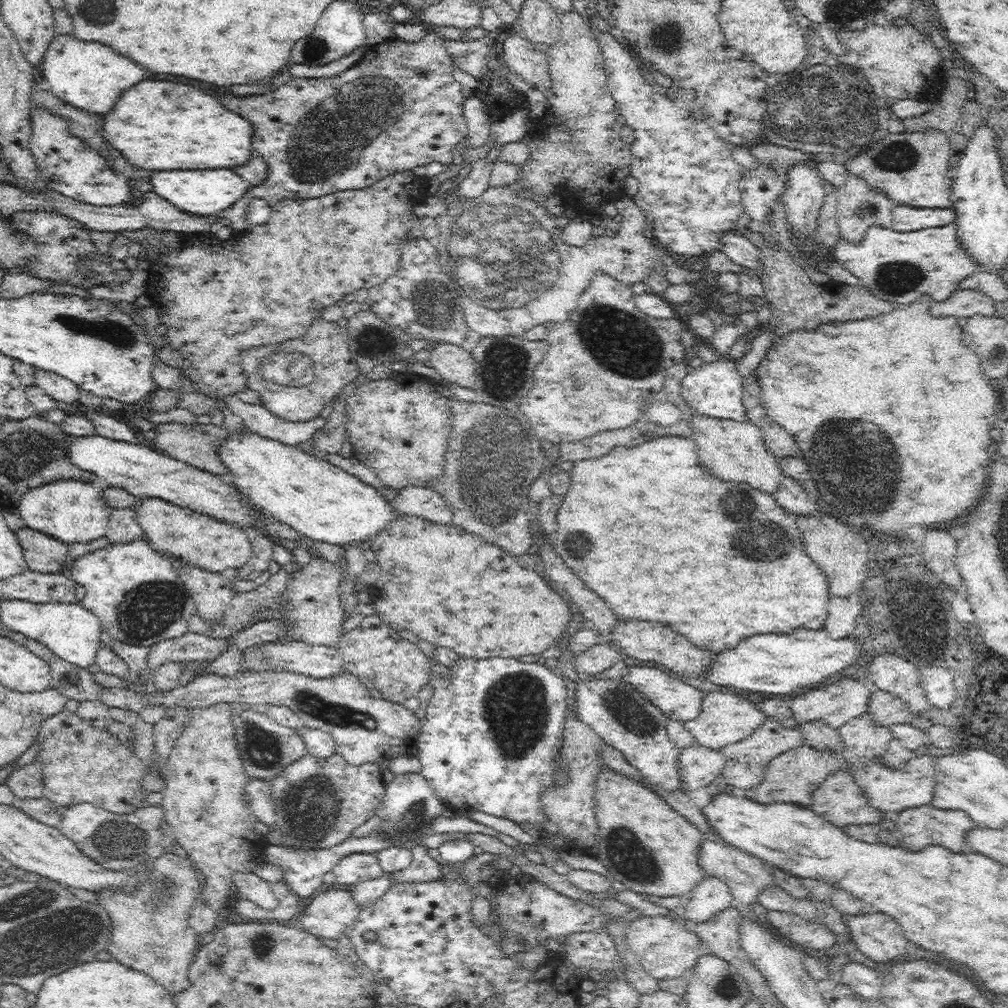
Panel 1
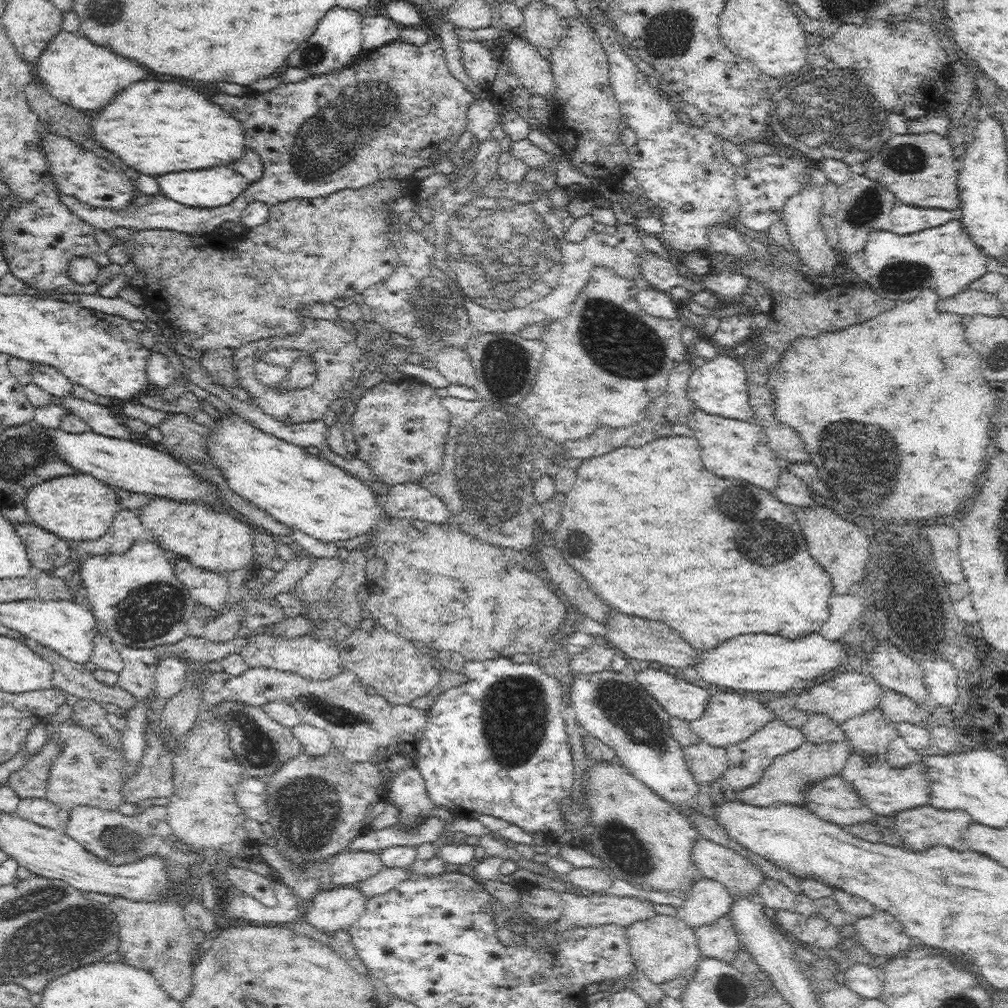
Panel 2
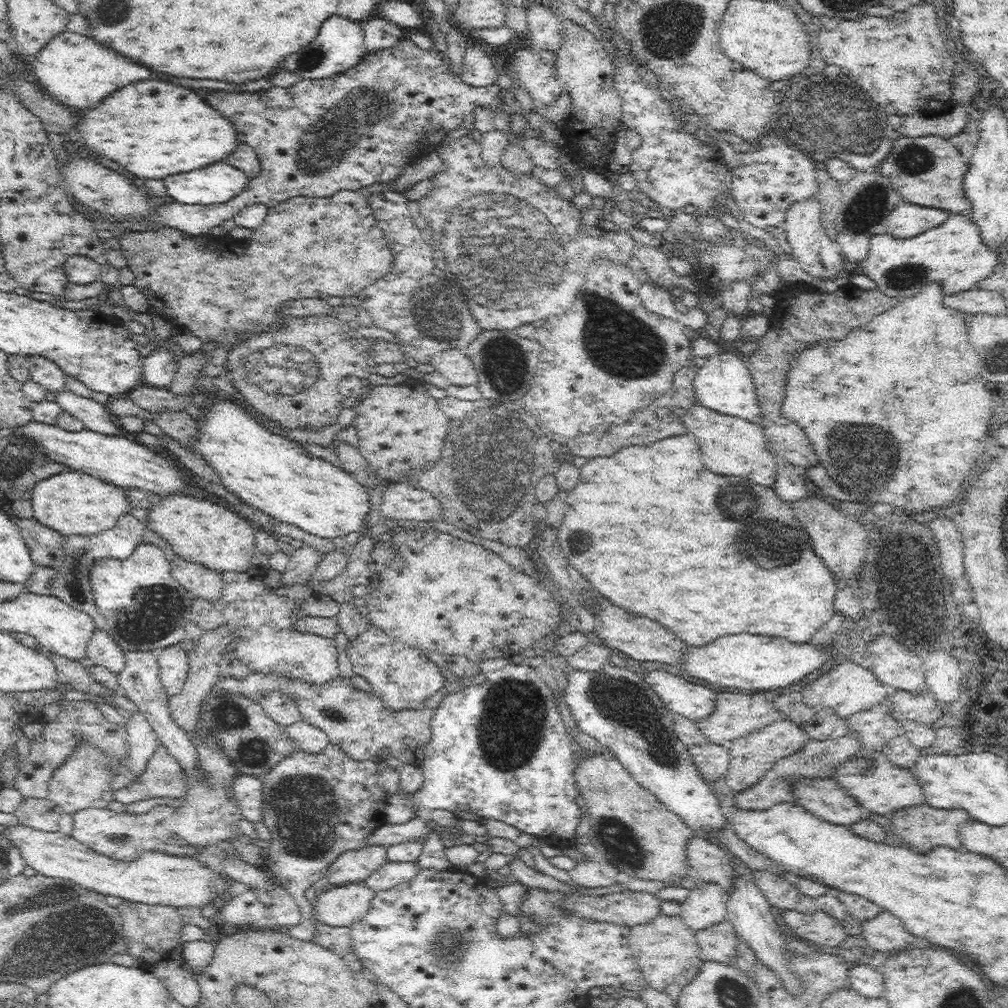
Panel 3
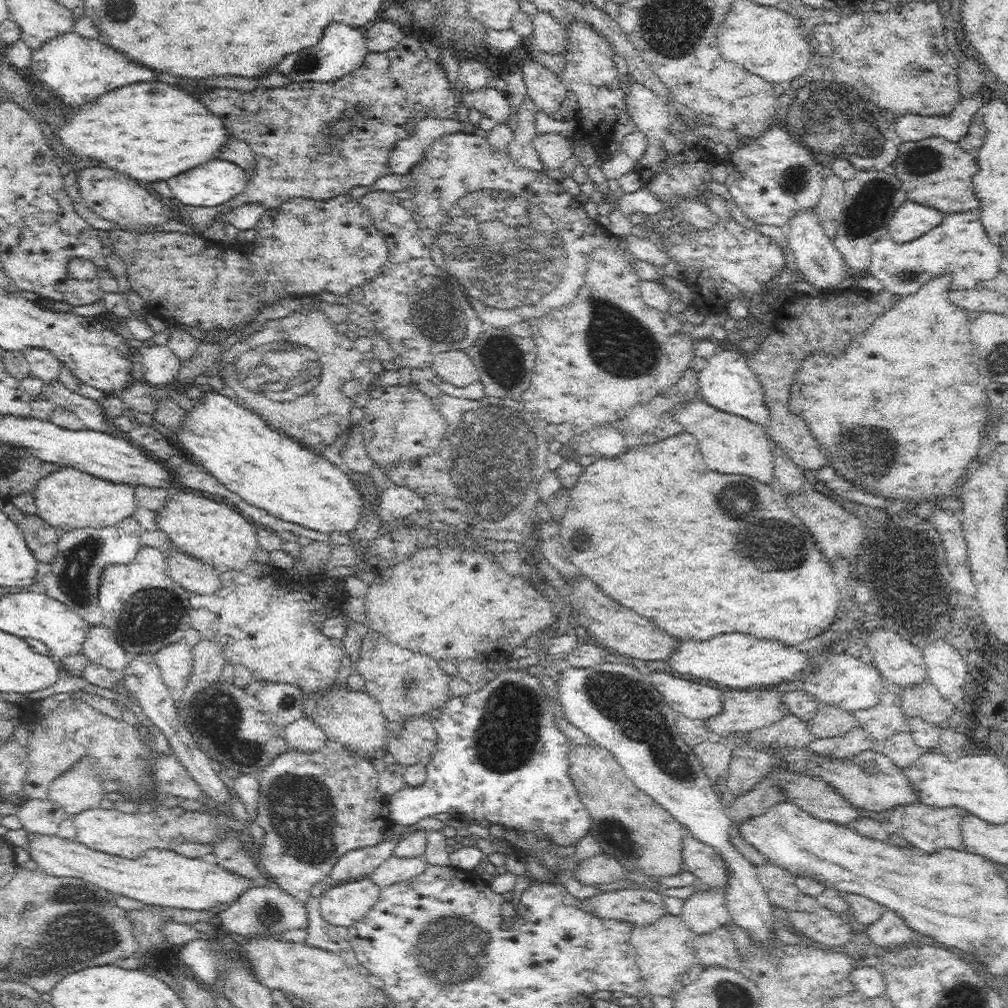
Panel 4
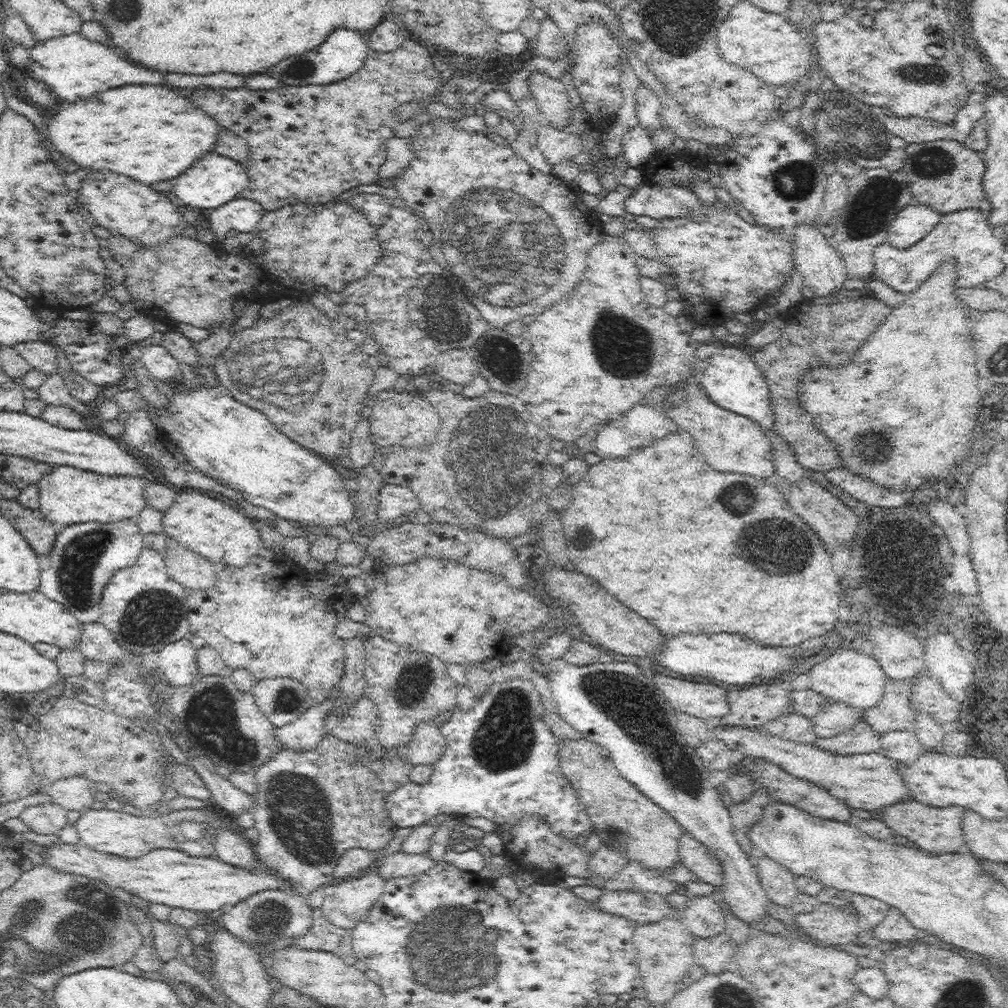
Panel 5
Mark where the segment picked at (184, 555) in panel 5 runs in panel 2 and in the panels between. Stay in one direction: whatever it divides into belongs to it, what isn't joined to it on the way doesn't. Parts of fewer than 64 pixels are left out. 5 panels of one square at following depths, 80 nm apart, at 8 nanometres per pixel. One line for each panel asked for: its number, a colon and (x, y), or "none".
2: (209, 588)
3: (203, 582)
4: (194, 576)

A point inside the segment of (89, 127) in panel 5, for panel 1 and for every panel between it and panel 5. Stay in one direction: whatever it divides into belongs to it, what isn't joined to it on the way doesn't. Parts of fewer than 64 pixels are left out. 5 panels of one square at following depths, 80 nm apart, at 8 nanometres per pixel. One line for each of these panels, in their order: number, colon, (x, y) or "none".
1: (158, 125)
2: (155, 127)
3: (153, 128)
4: (152, 131)

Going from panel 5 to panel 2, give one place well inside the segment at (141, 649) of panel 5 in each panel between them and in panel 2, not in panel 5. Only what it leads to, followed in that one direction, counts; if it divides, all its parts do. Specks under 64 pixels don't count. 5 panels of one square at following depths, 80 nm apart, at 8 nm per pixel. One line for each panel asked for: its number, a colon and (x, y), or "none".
2: (139, 603)
3: (144, 608)
4: (144, 611)

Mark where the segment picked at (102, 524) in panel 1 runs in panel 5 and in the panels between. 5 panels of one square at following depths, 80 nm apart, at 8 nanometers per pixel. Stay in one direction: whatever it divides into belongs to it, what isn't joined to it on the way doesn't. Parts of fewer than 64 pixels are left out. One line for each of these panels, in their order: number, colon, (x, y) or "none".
2: (77, 507)
3: (73, 503)
4: (68, 499)
5: (67, 495)

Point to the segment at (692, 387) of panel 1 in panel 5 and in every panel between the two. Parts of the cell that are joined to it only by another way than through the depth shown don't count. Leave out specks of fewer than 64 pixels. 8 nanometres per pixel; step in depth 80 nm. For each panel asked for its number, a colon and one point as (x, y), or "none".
2: (718, 387)
3: (723, 384)
4: (726, 382)
5: (733, 381)

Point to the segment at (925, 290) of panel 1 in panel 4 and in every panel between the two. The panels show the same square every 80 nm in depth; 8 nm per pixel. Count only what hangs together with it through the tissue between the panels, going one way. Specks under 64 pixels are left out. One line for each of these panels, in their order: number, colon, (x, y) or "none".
2: (897, 267)
3: (953, 254)
4: (960, 247)

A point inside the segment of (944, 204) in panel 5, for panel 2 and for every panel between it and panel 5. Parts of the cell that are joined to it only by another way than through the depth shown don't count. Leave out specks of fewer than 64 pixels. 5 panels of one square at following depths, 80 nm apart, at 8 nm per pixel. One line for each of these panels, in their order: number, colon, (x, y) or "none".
2: (920, 169)
3: (929, 171)
4: (937, 172)

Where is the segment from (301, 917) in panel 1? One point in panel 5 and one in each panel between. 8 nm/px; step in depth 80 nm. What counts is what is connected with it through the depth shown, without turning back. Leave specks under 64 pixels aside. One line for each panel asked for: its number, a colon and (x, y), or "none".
2: (332, 908)
3: (340, 906)
4: (343, 904)
5: (345, 902)

